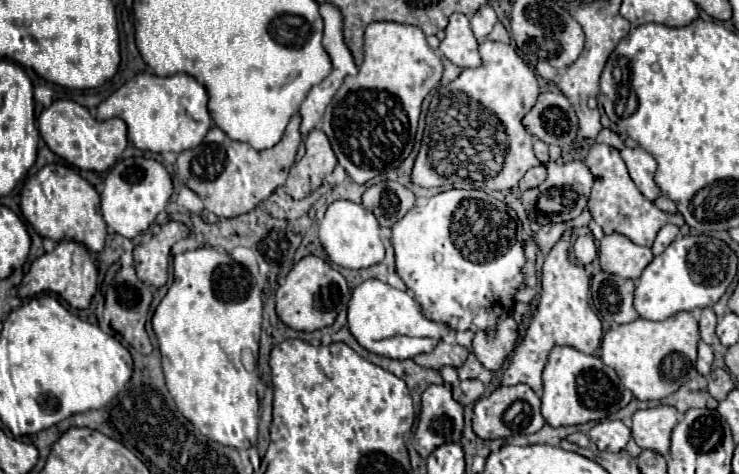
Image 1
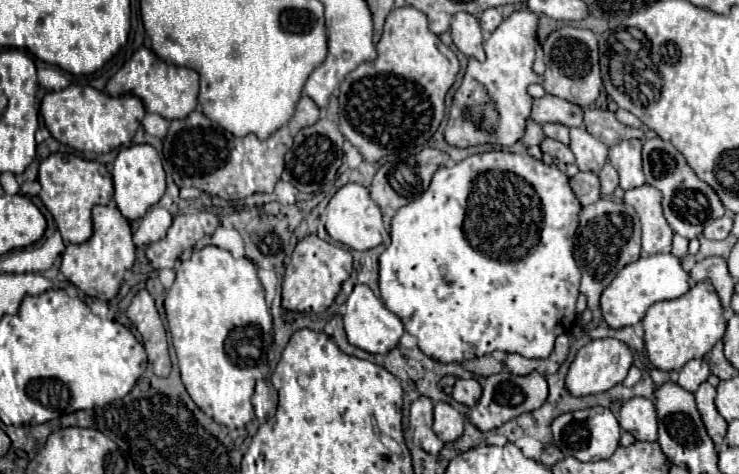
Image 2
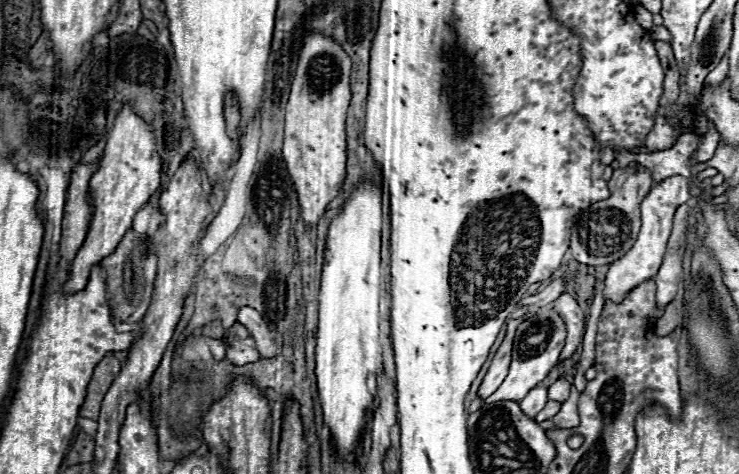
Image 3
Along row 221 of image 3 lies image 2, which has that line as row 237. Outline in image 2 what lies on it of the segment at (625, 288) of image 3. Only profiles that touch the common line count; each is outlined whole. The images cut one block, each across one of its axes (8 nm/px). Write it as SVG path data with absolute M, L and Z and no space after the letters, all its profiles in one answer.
M642 184L624 194L624 202L634 206L642 222L642 250L660 254L672 246L672 228L662 212L662 192L650 184Z

